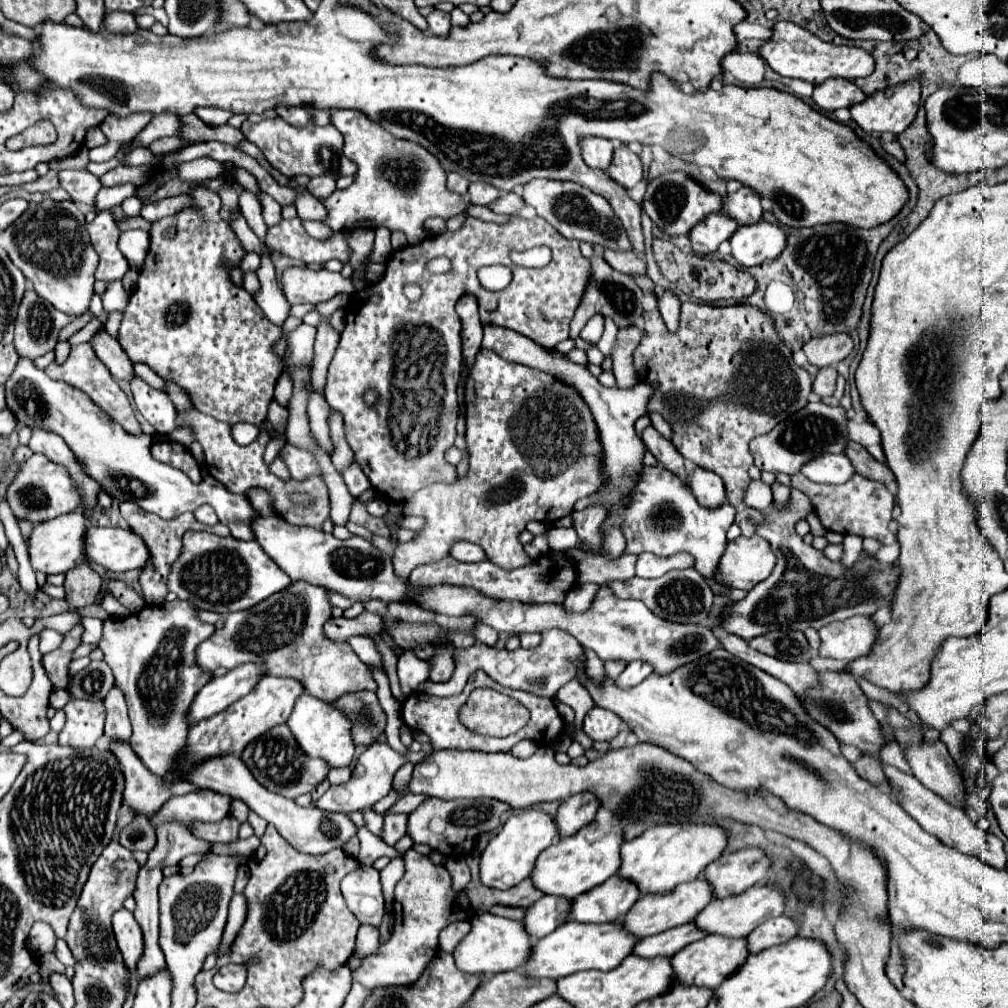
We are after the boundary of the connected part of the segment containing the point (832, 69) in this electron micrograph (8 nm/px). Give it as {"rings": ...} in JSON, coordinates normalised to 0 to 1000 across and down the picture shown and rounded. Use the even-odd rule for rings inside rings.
{"rings":[[[774,21],[768,27],[768,35],[758,47],[754,47],[754,55],[772,74],[784,78],[796,78],[802,82],[815,82],[815,78],[823,78],[823,76],[837,76],[837,78],[861,76],[867,70],[867,59],[855,47],[819,43],[808,33],[784,21]]]}

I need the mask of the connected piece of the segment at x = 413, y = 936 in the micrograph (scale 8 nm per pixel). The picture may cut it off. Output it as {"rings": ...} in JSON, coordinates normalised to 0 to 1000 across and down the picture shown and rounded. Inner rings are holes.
{"rings":[[[405,842],[401,846],[403,866],[393,878],[391,890],[391,920],[389,930],[377,939],[375,947],[369,951],[361,951],[357,959],[353,959],[351,971],[365,981],[373,979],[405,979],[417,971],[425,953],[435,944],[437,924],[452,914],[464,914],[470,908],[462,886],[452,886],[448,882],[448,870],[440,858],[431,858],[423,848]]]}

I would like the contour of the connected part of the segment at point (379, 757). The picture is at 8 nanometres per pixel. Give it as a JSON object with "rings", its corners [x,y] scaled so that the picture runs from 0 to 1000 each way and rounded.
{"rings":[[[369,737],[369,741],[365,741],[357,747],[347,775],[339,777],[339,779],[329,779],[313,795],[313,801],[321,803],[321,805],[337,805],[337,807],[359,805],[359,803],[369,801],[373,795],[377,795],[379,791],[385,789],[385,781],[389,783],[389,771],[403,757],[403,753],[405,753],[403,749],[393,747],[385,737]]]}

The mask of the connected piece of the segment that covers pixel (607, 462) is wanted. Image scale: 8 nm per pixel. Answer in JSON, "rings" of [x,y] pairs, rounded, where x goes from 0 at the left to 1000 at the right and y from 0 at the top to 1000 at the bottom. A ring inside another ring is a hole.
{"rings":[[[484,324],[484,328],[480,328],[478,346],[486,346],[486,348],[494,350],[498,356],[502,356],[506,360],[516,360],[516,362],[540,368],[540,370],[560,378],[562,382],[569,384],[577,392],[577,396],[585,402],[585,406],[589,410],[589,416],[591,416],[593,428],[595,428],[595,436],[597,436],[597,443],[599,443],[599,457],[597,457],[599,483],[591,491],[573,496],[571,505],[579,505],[583,501],[593,501],[593,503],[599,503],[603,511],[607,511],[609,505],[615,505],[639,465],[637,455],[639,455],[641,443],[629,428],[629,418],[641,410],[641,400],[647,394],[649,384],[643,380],[631,380],[629,384],[623,384],[623,386],[613,386],[613,384],[603,386],[603,384],[595,382],[595,378],[579,362],[567,360],[563,356],[563,352],[560,352],[552,346],[540,346],[534,340],[528,340],[528,336],[520,336],[520,332],[516,332],[512,328],[504,328],[500,324]]]}

